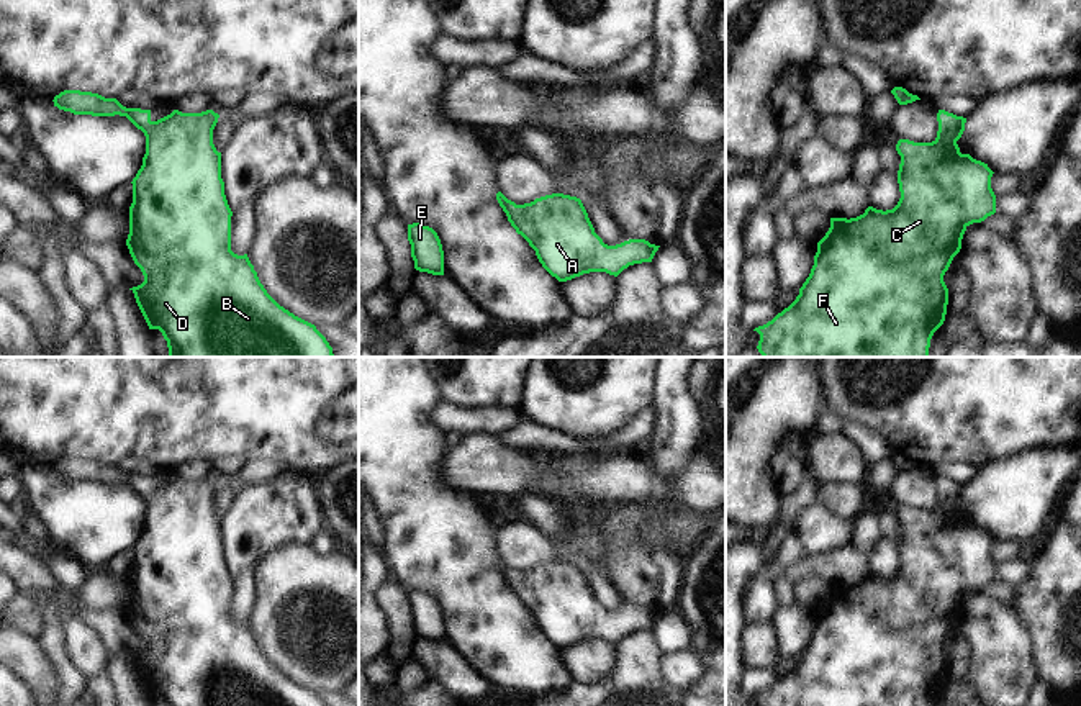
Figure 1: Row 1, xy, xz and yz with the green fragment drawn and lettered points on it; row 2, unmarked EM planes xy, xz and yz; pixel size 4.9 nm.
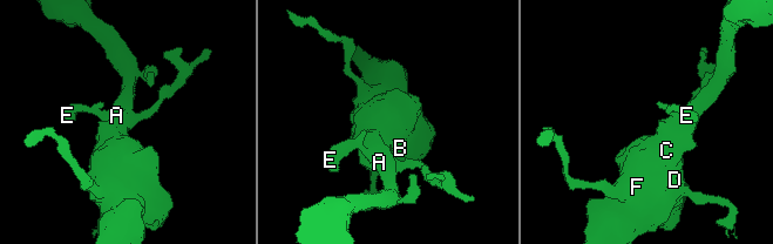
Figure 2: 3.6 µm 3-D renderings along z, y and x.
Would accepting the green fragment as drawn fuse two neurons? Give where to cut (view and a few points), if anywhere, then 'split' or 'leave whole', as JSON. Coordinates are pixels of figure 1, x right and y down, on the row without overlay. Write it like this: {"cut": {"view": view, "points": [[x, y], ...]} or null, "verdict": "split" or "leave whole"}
{"cut": null, "verdict": "leave whole"}

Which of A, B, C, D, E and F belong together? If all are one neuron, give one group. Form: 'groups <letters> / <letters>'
groups A B C D E F

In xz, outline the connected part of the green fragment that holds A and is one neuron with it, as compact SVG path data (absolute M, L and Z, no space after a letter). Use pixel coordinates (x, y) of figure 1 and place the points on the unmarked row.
M498 559L496 567L516 600L529 609L542 634L559 649L590 639L617 644L629 632L652 629L660 614L645 606L604 611L577 563L552 560L516 572Z

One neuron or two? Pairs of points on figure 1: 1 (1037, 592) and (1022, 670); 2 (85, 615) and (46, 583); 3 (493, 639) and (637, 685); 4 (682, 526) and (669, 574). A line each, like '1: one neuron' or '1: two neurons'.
1: two neurons
2: one neuron
3: two neurons
4: two neurons

